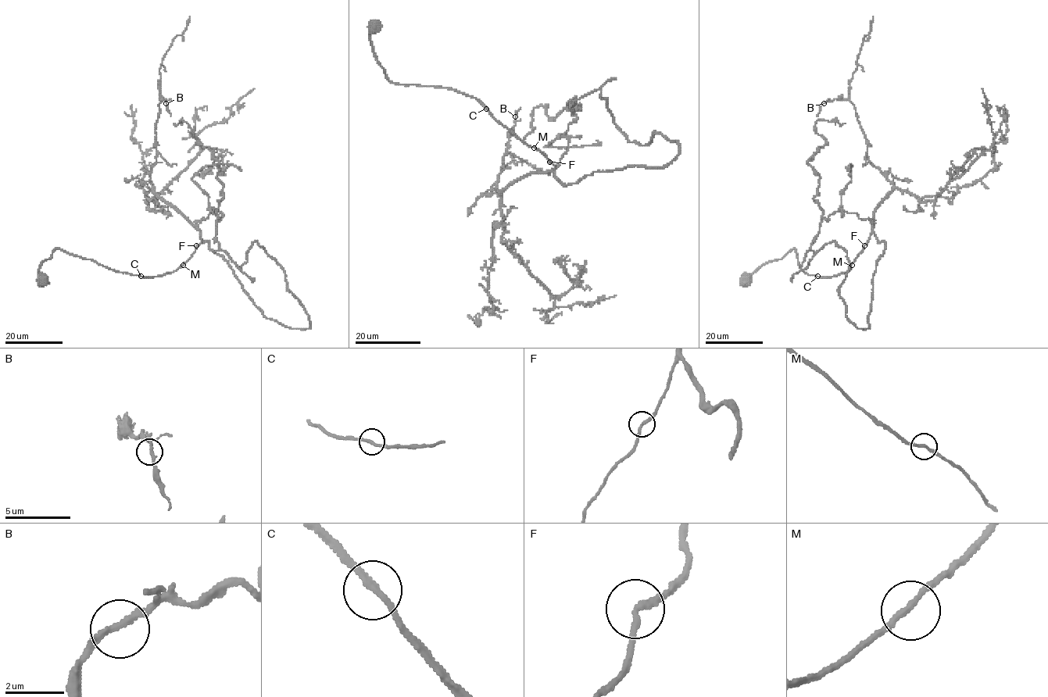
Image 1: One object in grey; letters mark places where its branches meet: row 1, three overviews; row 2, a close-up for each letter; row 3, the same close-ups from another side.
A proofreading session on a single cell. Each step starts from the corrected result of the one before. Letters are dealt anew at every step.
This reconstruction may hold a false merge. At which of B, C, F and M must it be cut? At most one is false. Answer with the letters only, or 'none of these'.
none of these

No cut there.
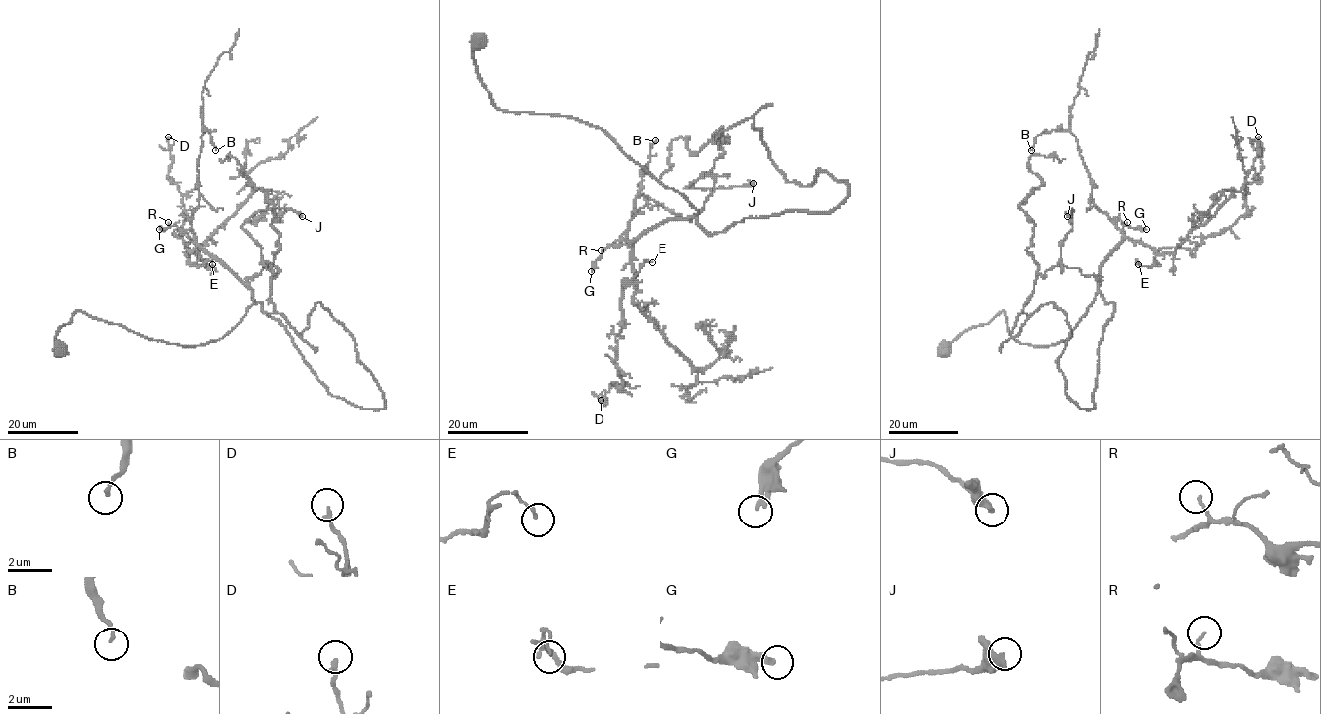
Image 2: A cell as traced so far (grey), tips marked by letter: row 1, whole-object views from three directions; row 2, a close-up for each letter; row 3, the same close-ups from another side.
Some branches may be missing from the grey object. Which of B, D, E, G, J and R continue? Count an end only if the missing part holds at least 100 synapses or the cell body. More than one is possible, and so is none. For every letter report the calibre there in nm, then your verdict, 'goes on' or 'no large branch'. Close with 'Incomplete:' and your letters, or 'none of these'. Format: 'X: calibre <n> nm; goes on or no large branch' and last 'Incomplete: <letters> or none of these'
B: calibre 130 nm; no large branch
D: calibre 190 nm; no large branch
E: calibre 110 nm; no large branch
G: calibre 200 nm; no large branch
J: calibre 480 nm; no large branch
R: calibre 130 nm; no large branch
Incomplete: none of these

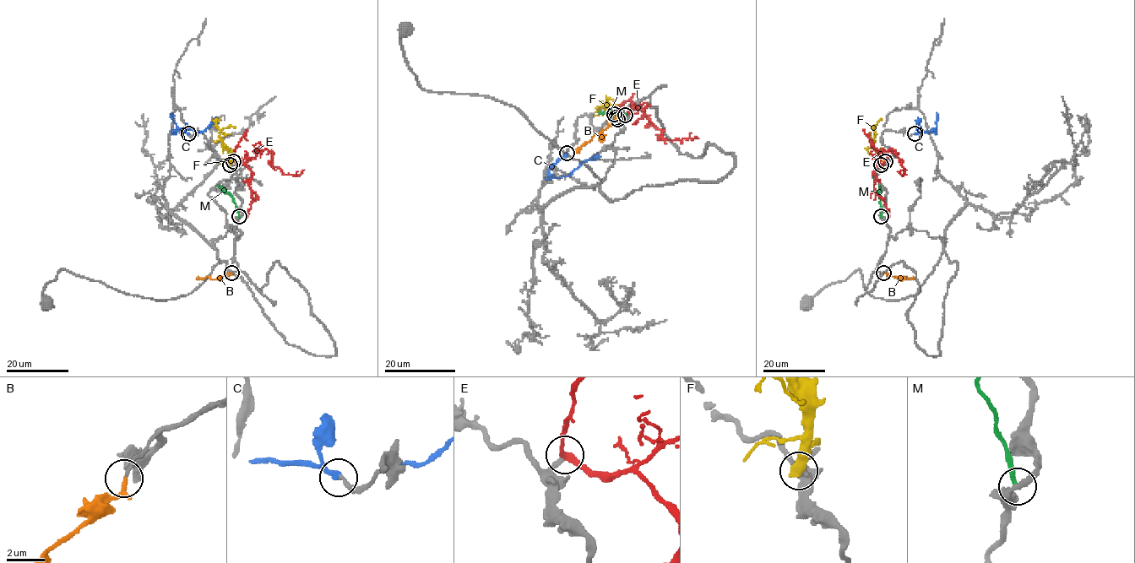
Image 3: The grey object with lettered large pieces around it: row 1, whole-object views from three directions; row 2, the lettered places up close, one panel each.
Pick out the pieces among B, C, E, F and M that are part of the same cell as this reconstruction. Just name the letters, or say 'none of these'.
B, C

